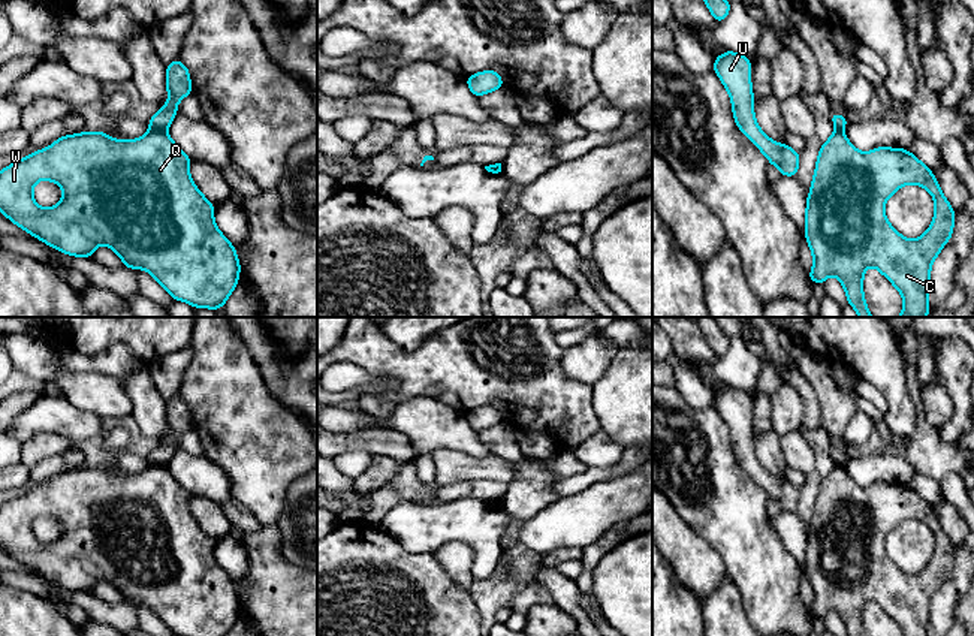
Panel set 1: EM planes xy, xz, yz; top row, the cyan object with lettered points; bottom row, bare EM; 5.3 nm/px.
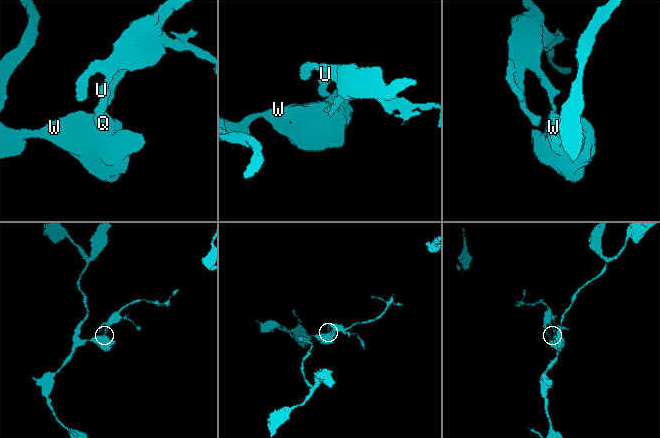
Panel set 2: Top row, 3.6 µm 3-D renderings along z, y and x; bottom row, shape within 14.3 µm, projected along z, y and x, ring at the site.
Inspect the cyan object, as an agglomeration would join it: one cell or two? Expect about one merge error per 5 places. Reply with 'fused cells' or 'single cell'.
fused cells

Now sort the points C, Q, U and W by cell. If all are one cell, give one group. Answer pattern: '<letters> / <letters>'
C Q W / U

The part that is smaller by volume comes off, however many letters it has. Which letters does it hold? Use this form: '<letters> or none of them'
U

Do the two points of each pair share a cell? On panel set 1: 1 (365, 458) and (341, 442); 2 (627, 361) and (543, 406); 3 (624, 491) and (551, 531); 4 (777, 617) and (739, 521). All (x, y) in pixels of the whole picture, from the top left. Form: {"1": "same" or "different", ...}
{"1": "different", "2": "different", "3": "same", "4": "same"}

